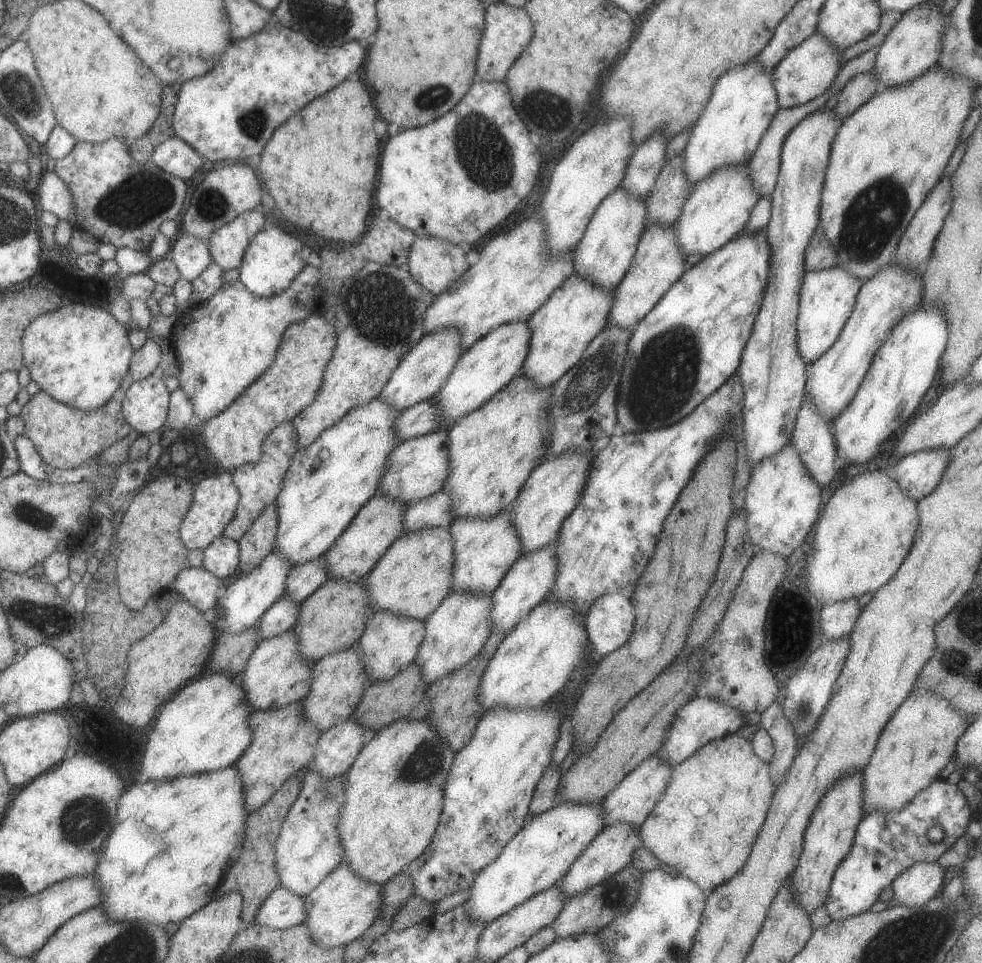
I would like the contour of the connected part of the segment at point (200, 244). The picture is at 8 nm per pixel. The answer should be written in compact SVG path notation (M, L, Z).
M186 231L171 244L168 256L176 264L181 279L190 282L213 263L208 243Z

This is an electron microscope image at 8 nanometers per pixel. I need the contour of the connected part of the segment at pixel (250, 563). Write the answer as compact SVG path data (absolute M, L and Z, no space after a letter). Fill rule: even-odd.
M268 505L250 530L239 540L240 576L249 575L275 549L278 527L277 506Z

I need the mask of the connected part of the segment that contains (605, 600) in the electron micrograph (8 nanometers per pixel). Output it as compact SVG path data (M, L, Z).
M620 593L602 595L590 605L585 625L597 658L603 658L627 643L635 618L635 604Z

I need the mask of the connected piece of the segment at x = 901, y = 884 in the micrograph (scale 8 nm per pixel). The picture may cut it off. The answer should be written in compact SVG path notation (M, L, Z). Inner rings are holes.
M938 861L914 863L893 880L887 895L894 896L899 905L922 906L942 888L945 871Z

